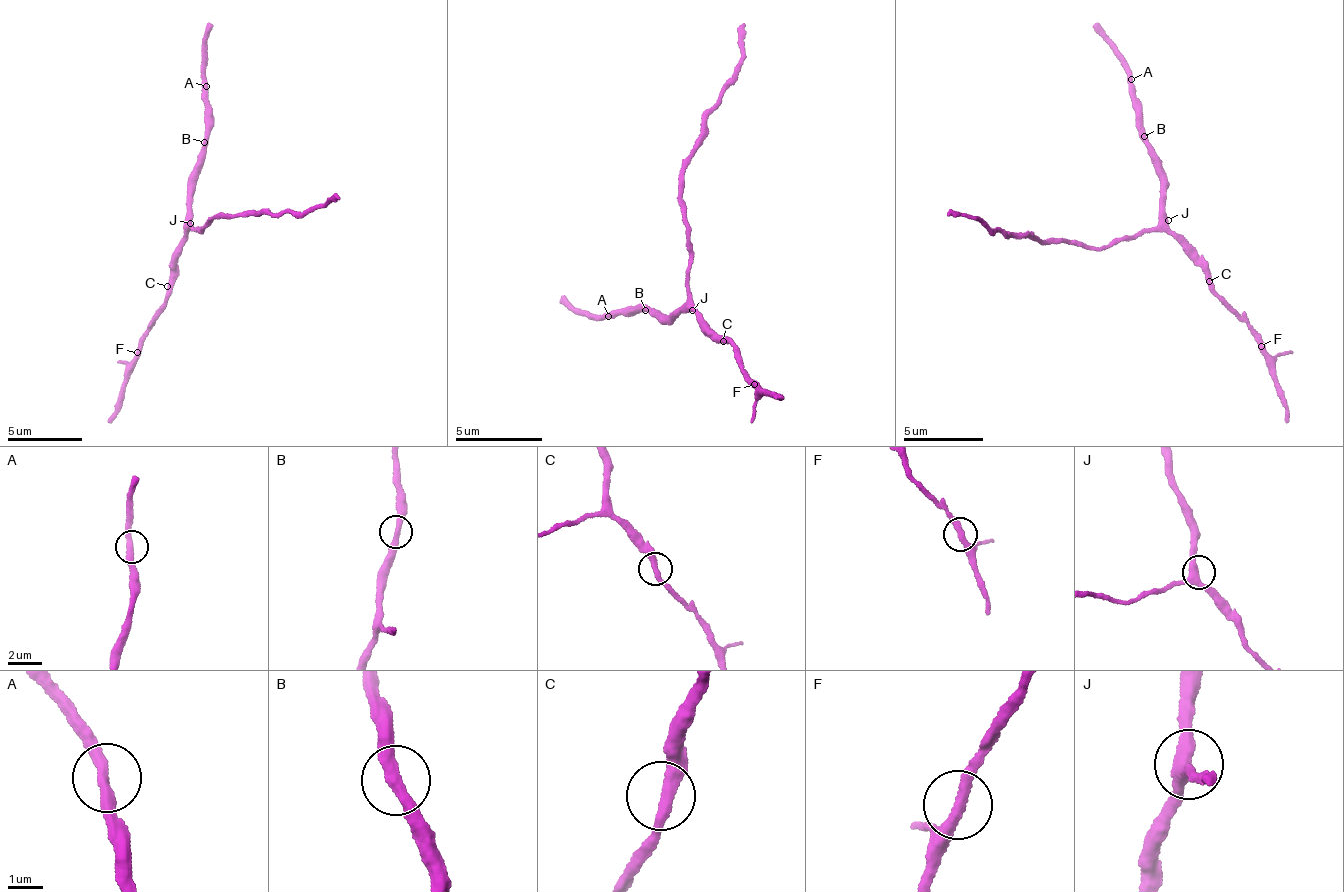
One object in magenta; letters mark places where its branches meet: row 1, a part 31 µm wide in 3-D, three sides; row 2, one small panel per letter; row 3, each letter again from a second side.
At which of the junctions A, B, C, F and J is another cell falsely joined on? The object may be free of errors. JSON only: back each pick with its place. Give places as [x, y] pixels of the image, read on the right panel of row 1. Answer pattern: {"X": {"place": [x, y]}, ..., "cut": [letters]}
{"cut": []}

